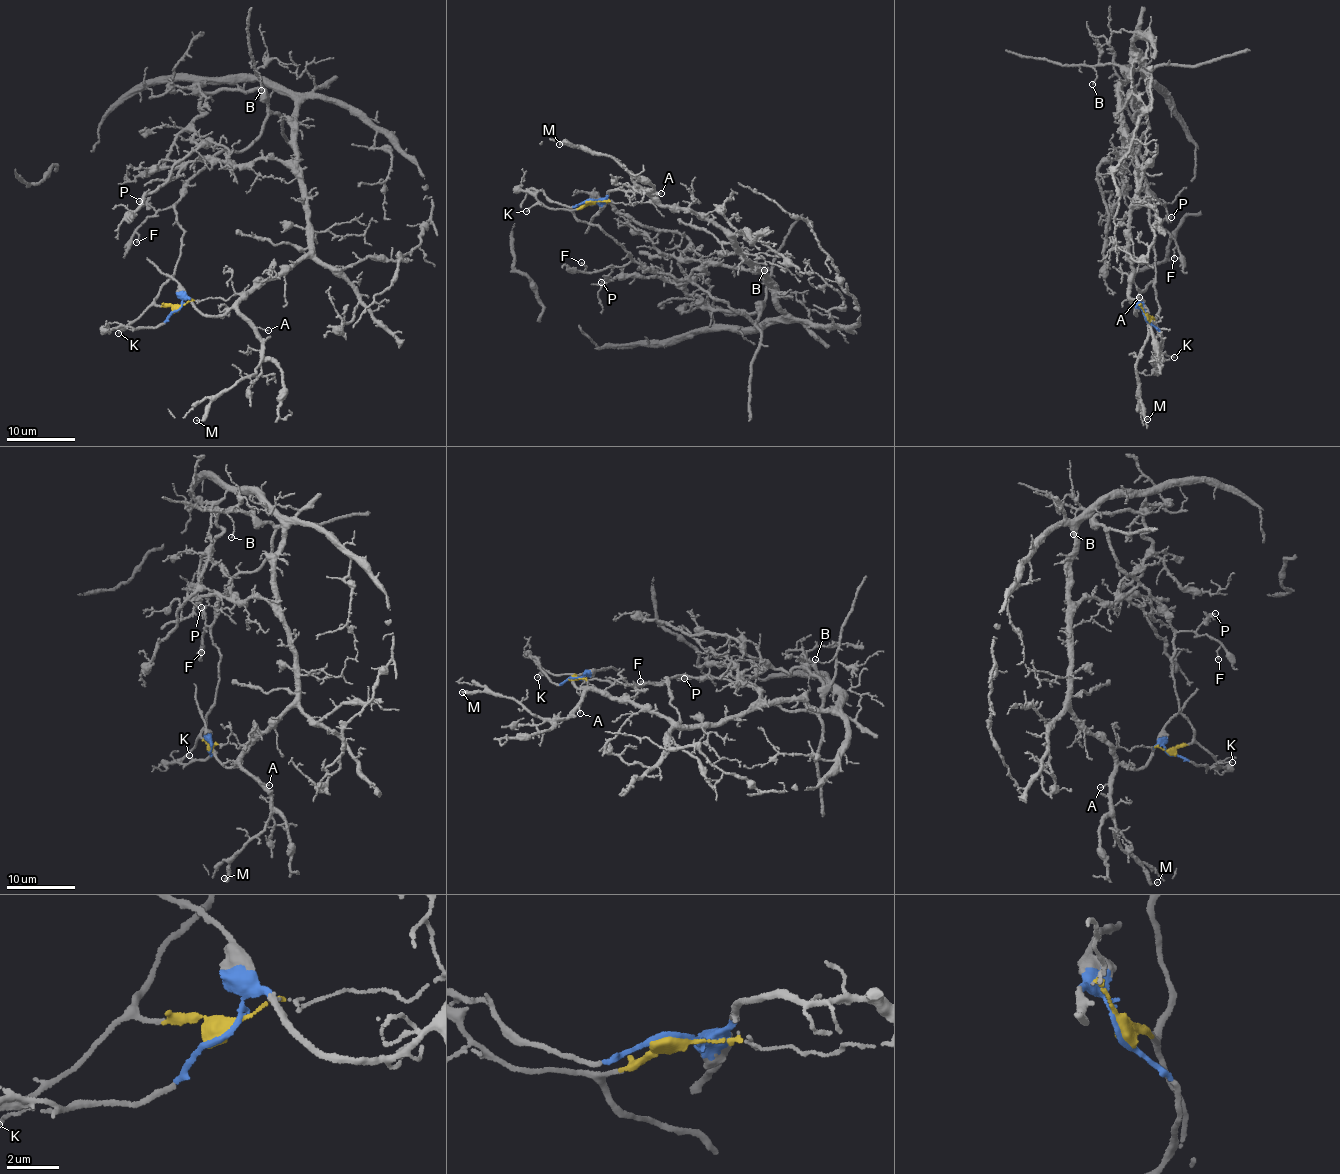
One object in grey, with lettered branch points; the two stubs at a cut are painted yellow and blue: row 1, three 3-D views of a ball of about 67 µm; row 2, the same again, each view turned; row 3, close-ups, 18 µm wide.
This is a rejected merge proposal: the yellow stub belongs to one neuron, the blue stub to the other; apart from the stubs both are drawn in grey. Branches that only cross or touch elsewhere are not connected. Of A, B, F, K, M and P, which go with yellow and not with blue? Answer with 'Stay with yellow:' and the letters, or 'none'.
Stay with yellow: B, F, K, P

